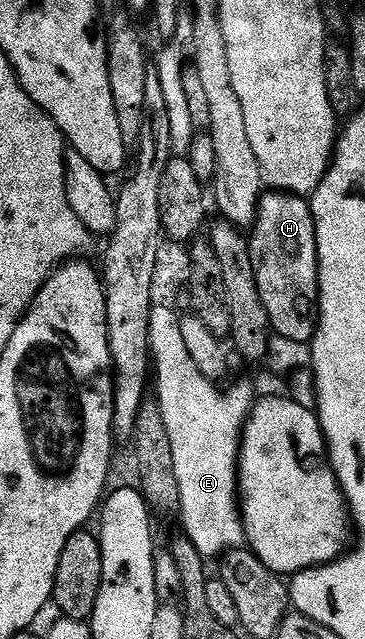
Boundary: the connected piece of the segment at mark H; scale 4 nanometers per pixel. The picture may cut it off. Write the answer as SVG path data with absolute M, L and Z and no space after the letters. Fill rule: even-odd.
M264 191L263 197L259 199L255 226L249 232L249 247L257 278L257 290L261 294L261 302L265 302L272 333L276 337L295 337L310 345L319 322L319 255L315 219L310 203L302 197L292 196L290 192Z

